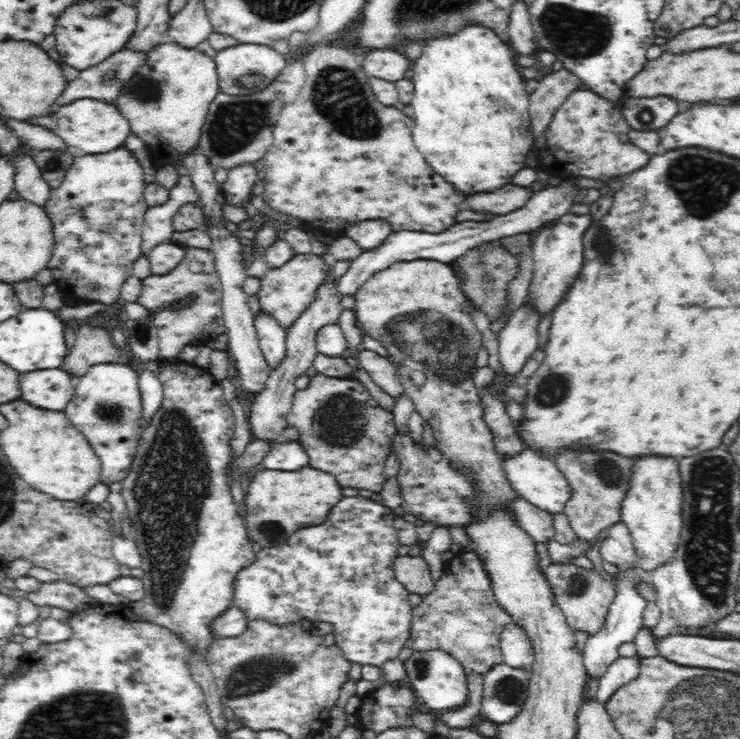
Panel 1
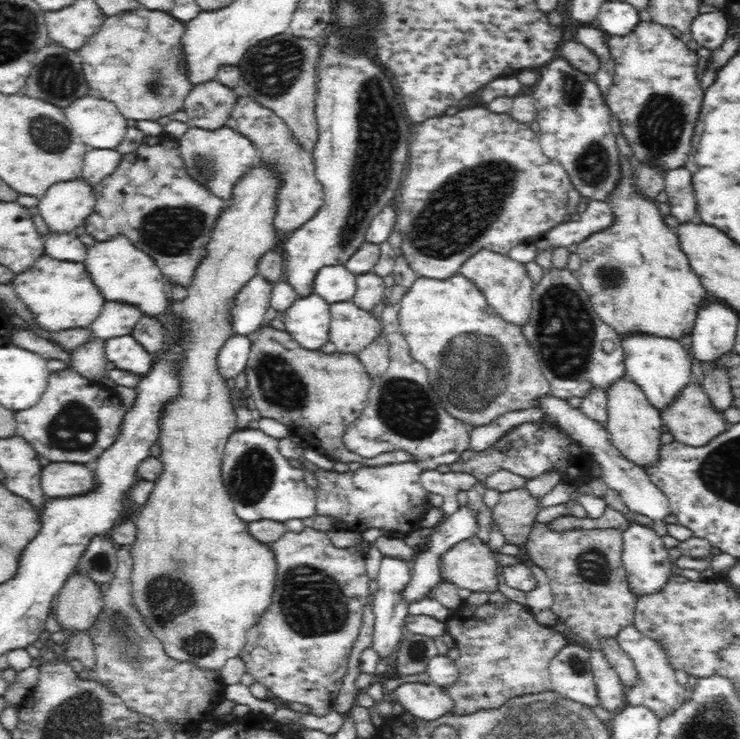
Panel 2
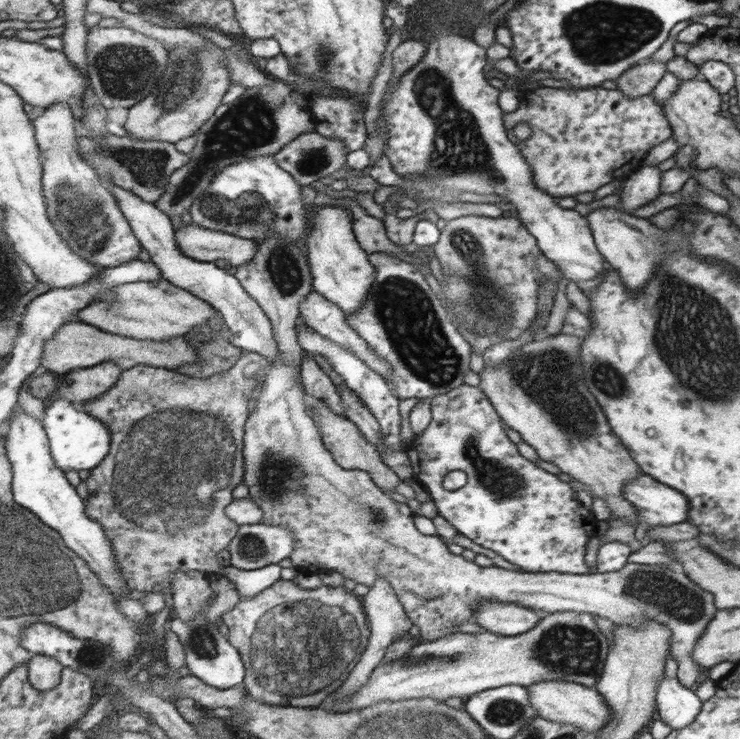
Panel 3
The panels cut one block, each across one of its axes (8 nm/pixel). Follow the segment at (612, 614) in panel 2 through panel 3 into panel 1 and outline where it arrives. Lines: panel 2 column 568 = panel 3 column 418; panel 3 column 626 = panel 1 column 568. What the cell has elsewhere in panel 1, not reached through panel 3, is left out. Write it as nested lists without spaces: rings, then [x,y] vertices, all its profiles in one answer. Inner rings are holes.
[[[574,563],[554,564],[546,568],[545,577],[551,587],[551,594],[554,596],[555,604],[562,609],[563,616],[571,629],[580,630],[589,636],[600,632],[606,622],[608,608],[616,593],[612,582],[604,580],[593,568],[585,570]]]

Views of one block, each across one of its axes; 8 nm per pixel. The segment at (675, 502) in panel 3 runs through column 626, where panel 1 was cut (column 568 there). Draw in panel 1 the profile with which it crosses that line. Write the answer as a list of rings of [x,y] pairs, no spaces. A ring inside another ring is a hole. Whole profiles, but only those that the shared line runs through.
[[[526,448],[521,454],[504,456],[503,471],[511,487],[522,499],[550,515],[563,513],[563,508],[570,498],[570,490],[566,478],[552,458],[542,457],[541,454]]]

